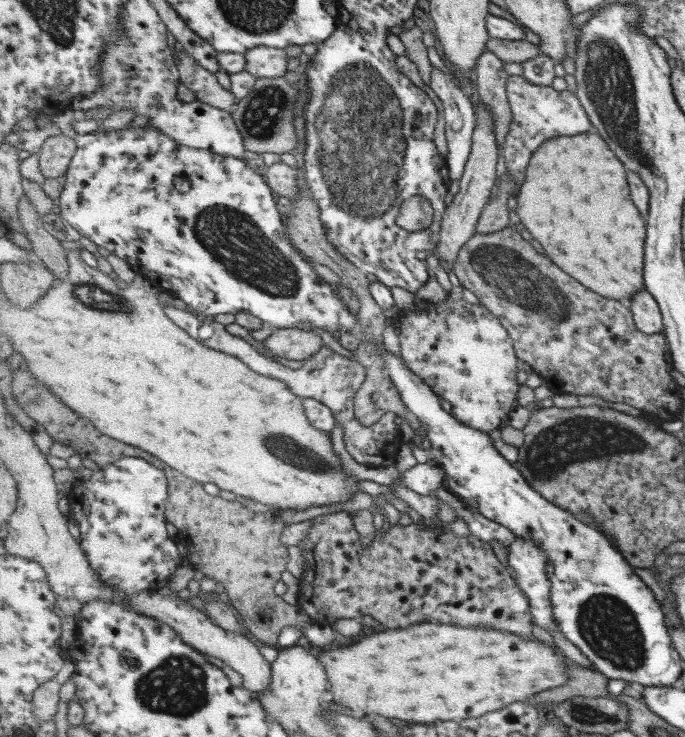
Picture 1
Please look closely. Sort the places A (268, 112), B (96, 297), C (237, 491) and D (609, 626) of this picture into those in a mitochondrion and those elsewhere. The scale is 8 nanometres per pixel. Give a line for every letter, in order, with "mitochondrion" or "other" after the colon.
A: mitochondrion
B: mitochondrion
C: other
D: mitochondrion

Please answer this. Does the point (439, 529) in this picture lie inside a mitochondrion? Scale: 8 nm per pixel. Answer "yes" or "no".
no

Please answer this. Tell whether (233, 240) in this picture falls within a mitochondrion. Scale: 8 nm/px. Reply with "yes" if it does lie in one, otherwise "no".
yes

